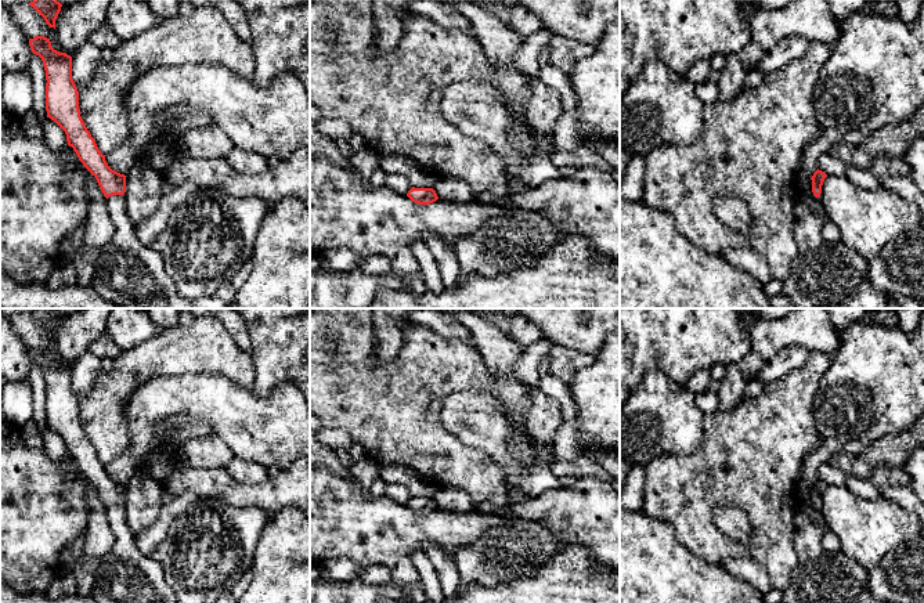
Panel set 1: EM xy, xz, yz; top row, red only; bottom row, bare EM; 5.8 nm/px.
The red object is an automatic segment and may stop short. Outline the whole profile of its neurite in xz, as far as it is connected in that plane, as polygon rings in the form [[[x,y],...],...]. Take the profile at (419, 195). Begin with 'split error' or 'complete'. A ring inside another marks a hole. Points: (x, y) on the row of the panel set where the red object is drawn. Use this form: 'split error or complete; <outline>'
complete; [[[412,187],[407,196],[419,205],[430,205],[438,199],[436,191],[433,188],[415,188]]]

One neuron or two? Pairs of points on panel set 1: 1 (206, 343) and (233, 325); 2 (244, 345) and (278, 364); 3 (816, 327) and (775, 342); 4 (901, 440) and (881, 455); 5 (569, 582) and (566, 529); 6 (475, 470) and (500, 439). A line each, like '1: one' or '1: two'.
1: two
2: two
3: one
4: one
5: two
6: two

